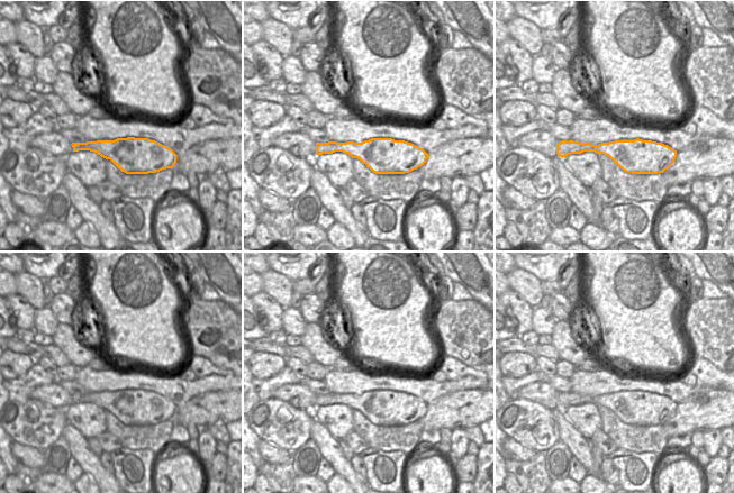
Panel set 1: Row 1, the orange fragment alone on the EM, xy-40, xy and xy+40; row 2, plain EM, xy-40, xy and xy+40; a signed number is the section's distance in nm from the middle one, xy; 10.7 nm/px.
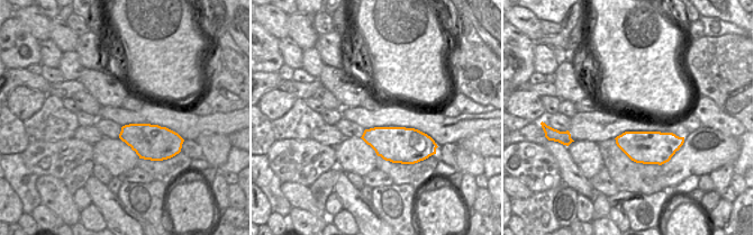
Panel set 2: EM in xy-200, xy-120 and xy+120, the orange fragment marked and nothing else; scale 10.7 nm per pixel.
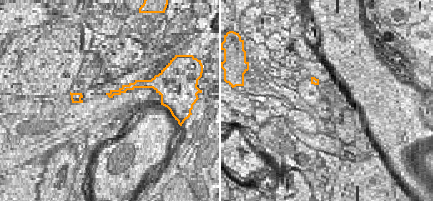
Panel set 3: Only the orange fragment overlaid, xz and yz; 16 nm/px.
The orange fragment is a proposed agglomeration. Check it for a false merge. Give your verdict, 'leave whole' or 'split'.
leave whole

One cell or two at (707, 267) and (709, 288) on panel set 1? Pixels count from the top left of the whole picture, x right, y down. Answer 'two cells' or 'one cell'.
two cells

